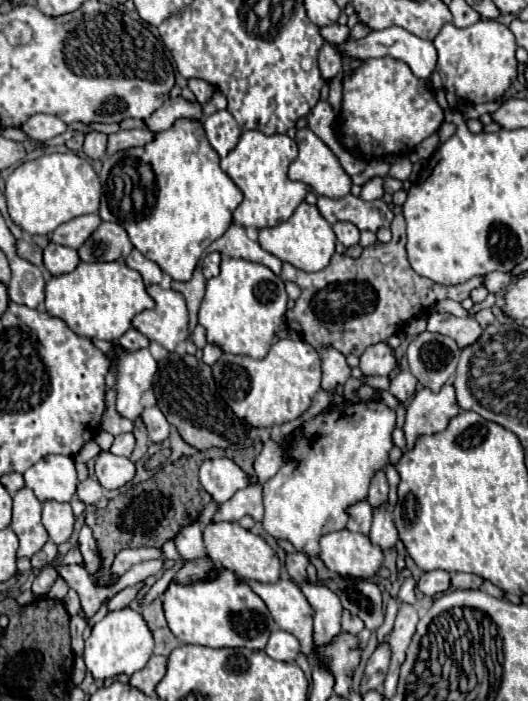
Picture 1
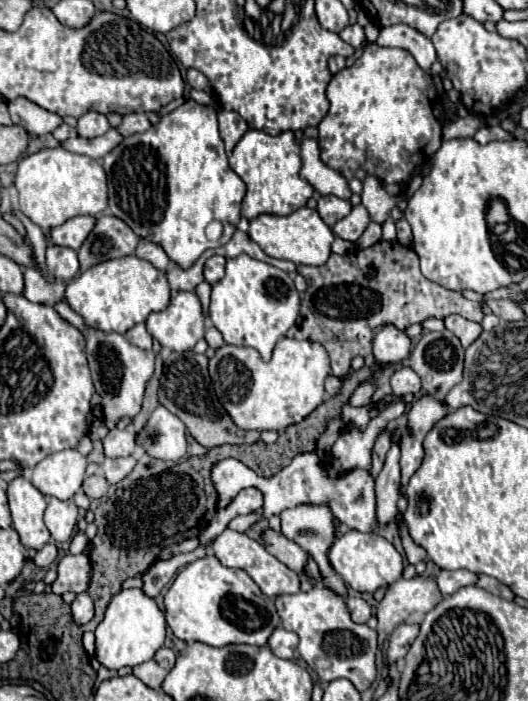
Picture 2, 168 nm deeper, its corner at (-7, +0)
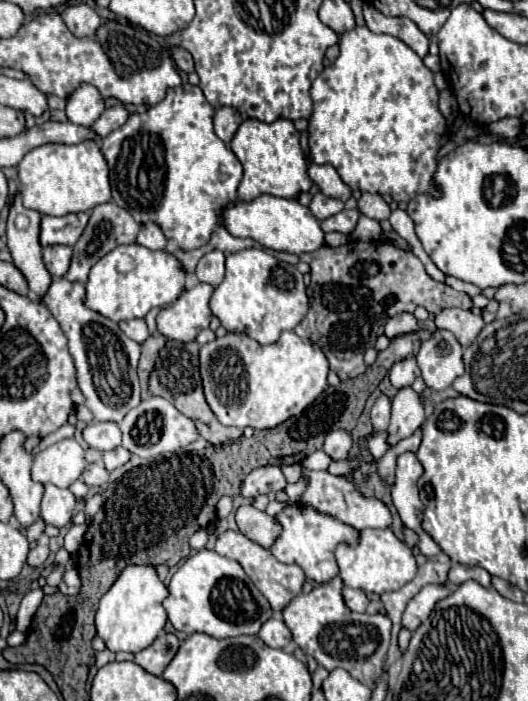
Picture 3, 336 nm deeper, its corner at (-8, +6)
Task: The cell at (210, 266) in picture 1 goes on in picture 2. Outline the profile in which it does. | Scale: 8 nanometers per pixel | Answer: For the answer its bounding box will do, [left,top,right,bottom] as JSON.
[203,255,225,285]

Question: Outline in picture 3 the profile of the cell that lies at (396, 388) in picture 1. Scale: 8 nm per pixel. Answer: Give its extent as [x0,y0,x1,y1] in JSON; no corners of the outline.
[390,357,420,389]

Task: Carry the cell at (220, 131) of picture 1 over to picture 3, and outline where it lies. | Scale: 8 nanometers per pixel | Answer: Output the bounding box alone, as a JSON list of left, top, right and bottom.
[214,107,242,145]

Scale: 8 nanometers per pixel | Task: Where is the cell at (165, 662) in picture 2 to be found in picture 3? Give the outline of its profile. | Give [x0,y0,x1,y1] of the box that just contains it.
[134,631,178,677]

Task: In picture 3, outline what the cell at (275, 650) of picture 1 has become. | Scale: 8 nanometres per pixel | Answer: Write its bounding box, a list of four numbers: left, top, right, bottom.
[258,615,292,649]

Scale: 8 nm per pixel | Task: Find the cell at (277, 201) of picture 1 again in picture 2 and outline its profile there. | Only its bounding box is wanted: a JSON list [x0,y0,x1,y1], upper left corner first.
[229,129,313,219]

